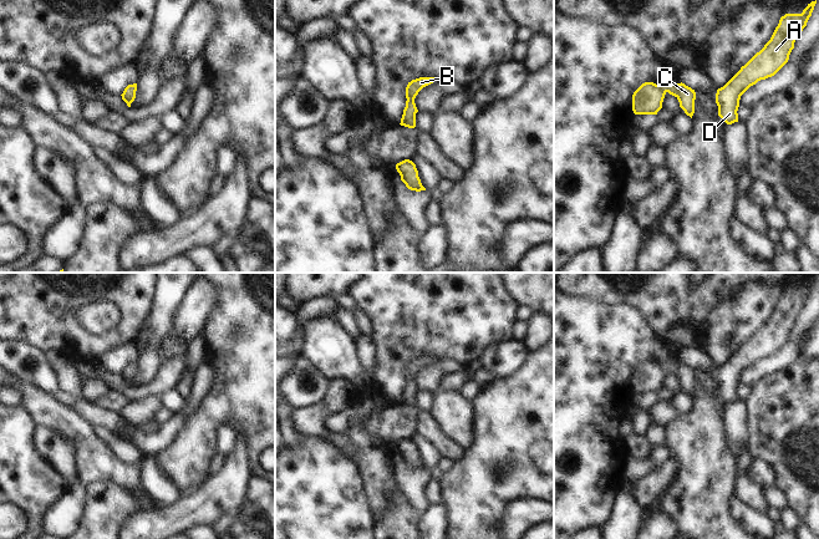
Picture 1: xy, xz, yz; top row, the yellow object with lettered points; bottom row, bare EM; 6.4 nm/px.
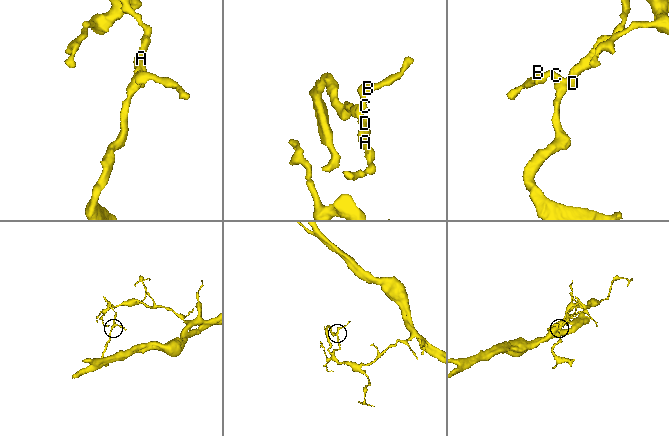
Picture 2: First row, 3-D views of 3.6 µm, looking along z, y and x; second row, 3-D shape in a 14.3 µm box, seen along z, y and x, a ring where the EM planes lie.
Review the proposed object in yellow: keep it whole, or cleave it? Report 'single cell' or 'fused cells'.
single cell

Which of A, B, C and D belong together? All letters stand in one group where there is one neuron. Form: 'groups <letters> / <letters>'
groups A B C D

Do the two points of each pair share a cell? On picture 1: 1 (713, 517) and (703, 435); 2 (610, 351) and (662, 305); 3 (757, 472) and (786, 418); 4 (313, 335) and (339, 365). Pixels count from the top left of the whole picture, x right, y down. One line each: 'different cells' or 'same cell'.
1: same cell
2: different cells
3: different cells
4: same cell

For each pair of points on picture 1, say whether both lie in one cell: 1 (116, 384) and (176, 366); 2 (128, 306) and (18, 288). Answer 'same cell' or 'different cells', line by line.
1: same cell
2: same cell

